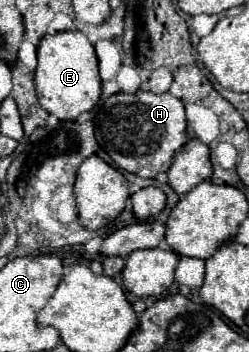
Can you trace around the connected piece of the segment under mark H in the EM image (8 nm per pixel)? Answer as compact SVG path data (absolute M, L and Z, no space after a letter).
M138 89L136 93L114 93L102 99L94 117L96 141L118 167L140 177L156 177L166 163L186 143L184 105L172 93L152 93Z

